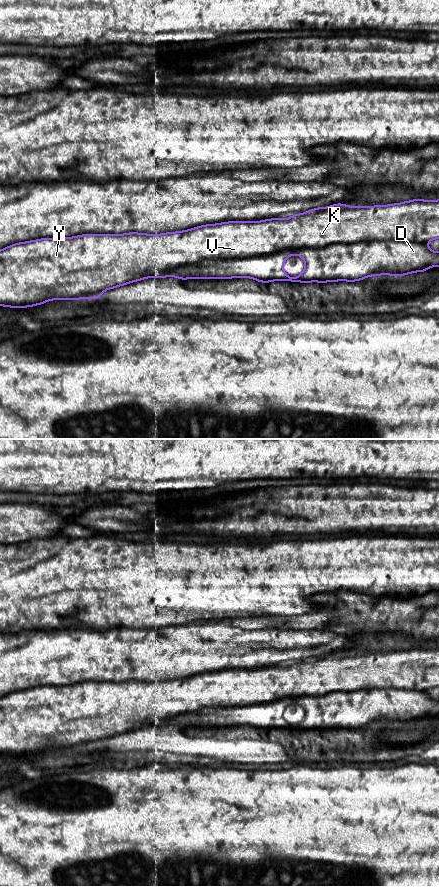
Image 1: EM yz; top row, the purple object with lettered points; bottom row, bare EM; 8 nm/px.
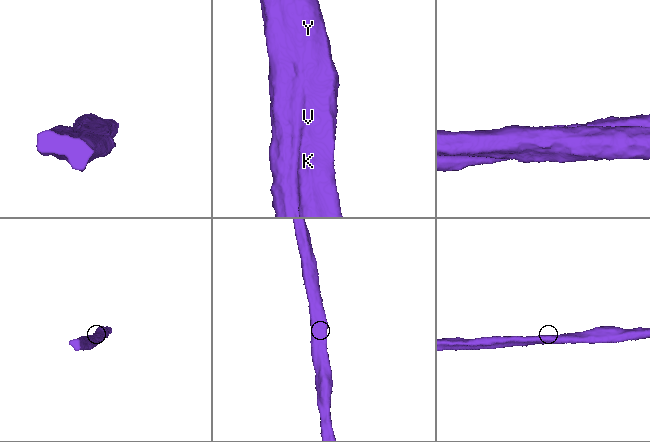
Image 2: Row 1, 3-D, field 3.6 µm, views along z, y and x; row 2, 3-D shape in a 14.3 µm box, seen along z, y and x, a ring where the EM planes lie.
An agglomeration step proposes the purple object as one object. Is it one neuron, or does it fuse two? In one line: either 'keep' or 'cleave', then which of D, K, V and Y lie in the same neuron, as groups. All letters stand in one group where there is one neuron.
keep; D K V Y

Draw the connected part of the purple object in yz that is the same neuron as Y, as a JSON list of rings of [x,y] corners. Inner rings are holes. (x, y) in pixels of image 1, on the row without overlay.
[[[419,645],[401,651],[375,654],[358,654],[336,651],[326,656],[317,655],[304,661],[294,662],[290,666],[271,666],[261,669],[229,669],[217,672],[206,672],[197,674],[189,678],[166,680],[162,682],[146,682],[128,680],[125,682],[82,682],[66,686],[40,686],[27,690],[18,690],[0,698],[0,754],[20,756],[42,753],[51,748],[79,748],[79,747],[100,747],[101,742],[109,737],[114,737],[136,729],[147,726],[177,725],[181,729],[186,727],[231,727],[231,726],[251,726],[261,731],[272,729],[287,729],[290,731],[311,731],[361,729],[370,724],[390,723],[404,724],[415,720],[427,720],[430,715],[439,715],[439,699],[430,698],[427,691],[431,688],[439,687],[439,647],[422,648]],[[291,703],[300,703],[305,711],[304,719],[297,725],[289,725],[283,717],[286,707]]]

